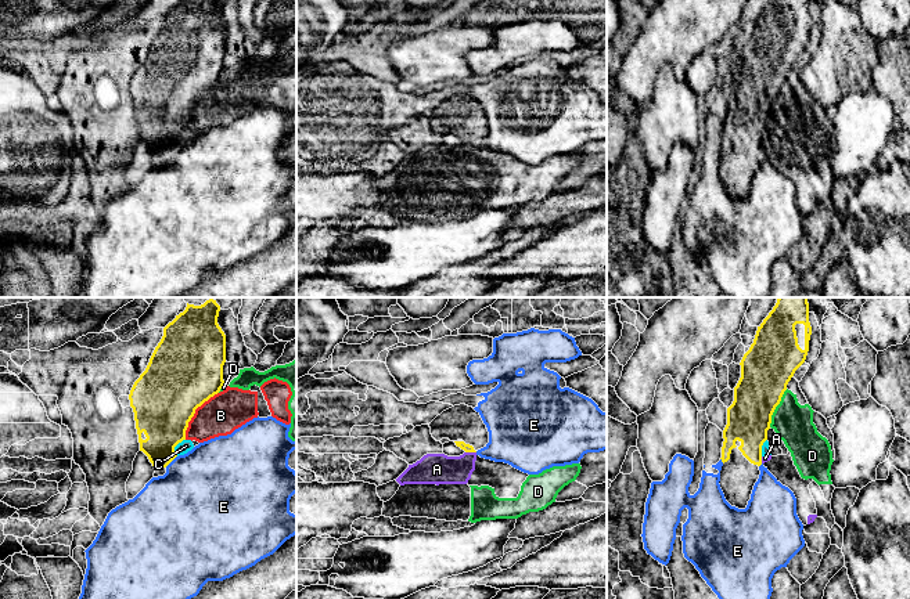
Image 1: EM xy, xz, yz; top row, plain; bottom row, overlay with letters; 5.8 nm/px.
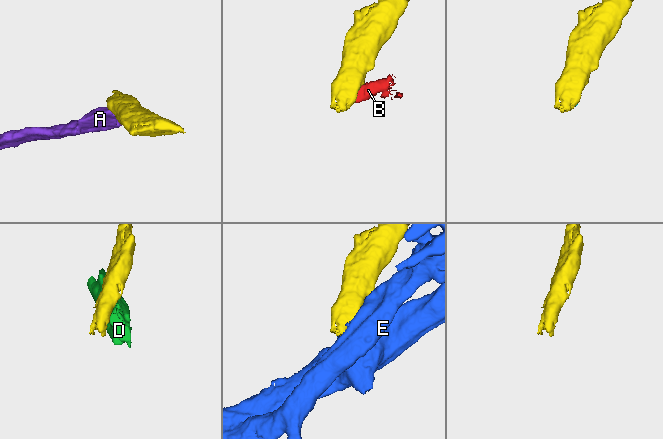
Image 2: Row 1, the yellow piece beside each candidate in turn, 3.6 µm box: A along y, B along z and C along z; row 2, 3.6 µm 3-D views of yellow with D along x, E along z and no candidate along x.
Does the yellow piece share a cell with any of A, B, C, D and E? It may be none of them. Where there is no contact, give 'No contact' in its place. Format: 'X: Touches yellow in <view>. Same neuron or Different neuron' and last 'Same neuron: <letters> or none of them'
A: Touches yellow in xz. Different neuron
B: Touches yellow in xy. Different neuron
C: Touches yellow in xy. Different neuron
D: Touches yellow in yz. Different neuron
E: Touches yellow in xy. Different neuron
Same neuron: none of them

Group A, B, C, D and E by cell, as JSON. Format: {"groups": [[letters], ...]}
{"groups": [["A", "B", "C", "D"], ["E"]]}

